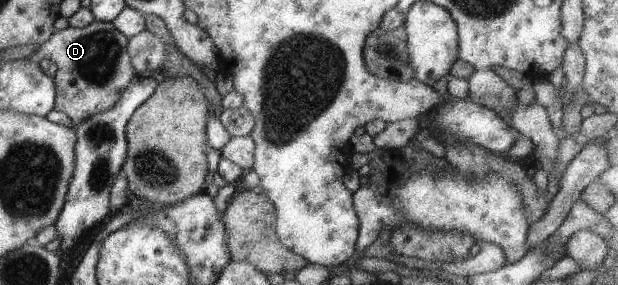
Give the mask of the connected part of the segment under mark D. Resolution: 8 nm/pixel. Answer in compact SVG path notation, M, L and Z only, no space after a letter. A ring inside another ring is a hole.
M93 19L81 28L68 24L64 29L54 30L27 58L38 64L43 57L49 57L55 63L53 109L69 117L71 128L77 127L95 113L109 110L135 76L136 72L126 51L127 39L110 22Z

